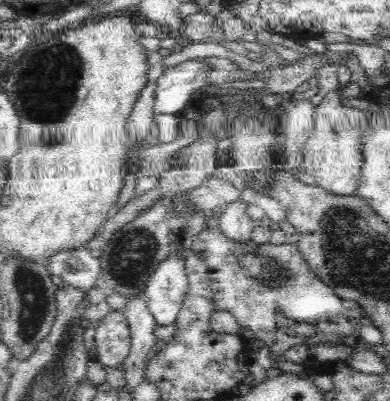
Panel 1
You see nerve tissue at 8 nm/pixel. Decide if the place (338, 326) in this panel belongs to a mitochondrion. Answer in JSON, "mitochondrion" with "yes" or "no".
{"mitochondrion":"no"}

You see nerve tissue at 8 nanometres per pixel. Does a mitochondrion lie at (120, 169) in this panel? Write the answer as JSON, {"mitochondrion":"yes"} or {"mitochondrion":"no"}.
{"mitochondrion":"no"}

